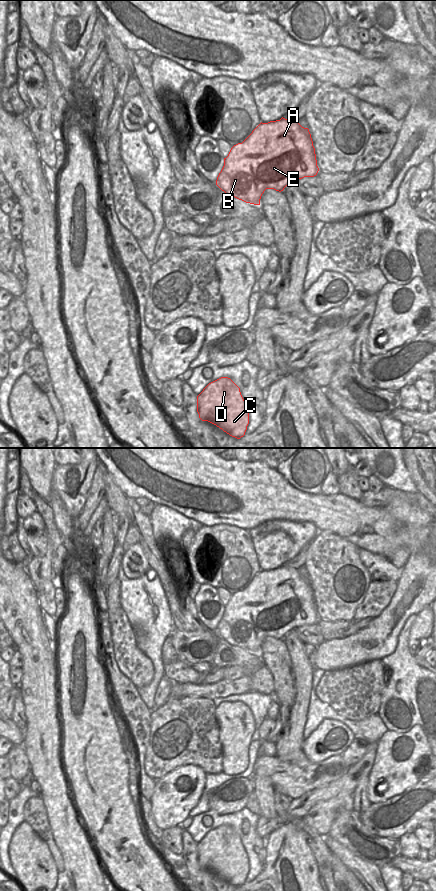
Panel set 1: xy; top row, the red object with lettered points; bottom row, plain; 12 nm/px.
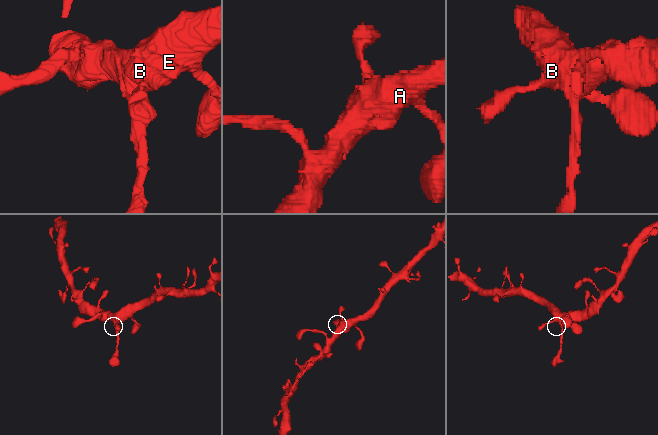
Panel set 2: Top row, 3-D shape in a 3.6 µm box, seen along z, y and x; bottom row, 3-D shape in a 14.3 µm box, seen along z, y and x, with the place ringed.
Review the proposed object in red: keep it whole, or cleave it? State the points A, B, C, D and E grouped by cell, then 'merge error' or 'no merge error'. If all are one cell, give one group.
groups A B C D E; no merge error

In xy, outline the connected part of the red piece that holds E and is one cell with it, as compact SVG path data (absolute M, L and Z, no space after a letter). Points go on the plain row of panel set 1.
M282 565L268 571L261 570L242 591L231 596L224 606L224 614L217 625L216 633L231 645L260 653L261 644L266 637L281 640L290 630L314 625L318 619L309 577L302 575L296 568Z

